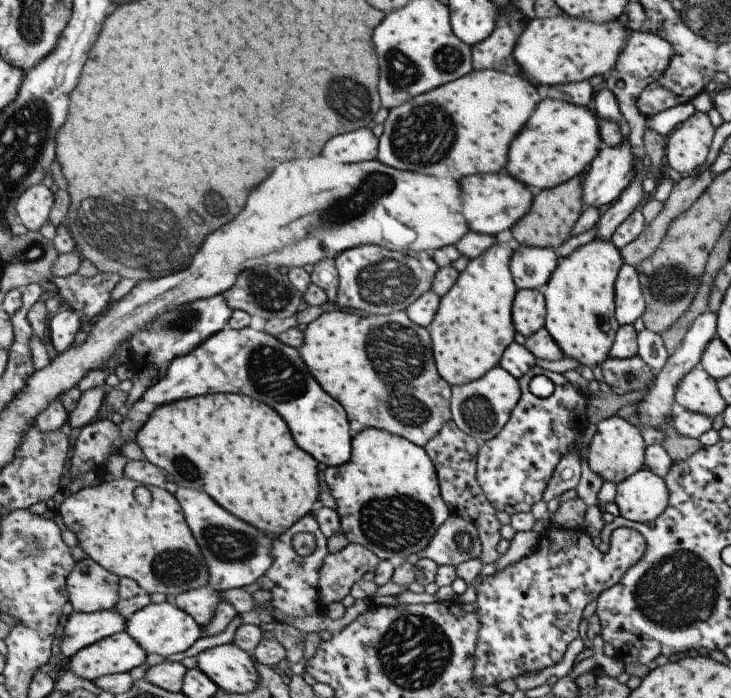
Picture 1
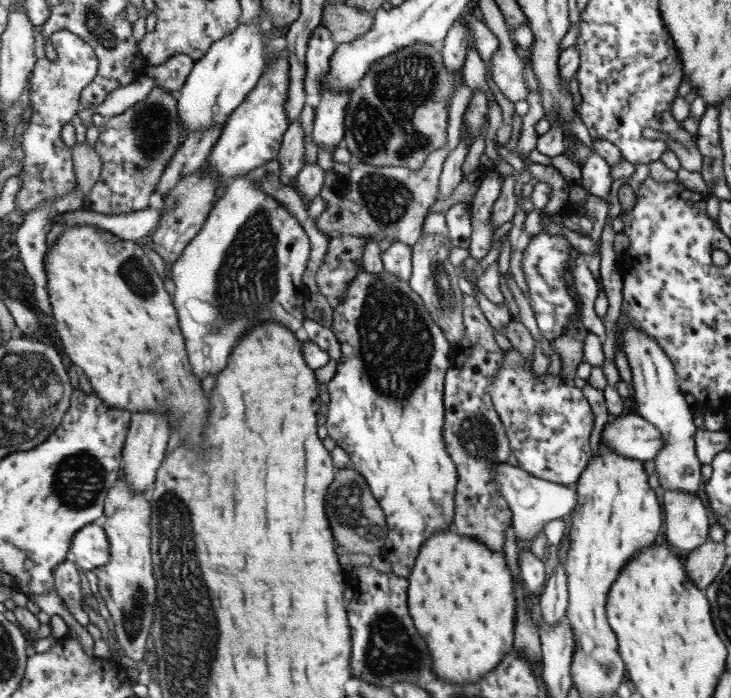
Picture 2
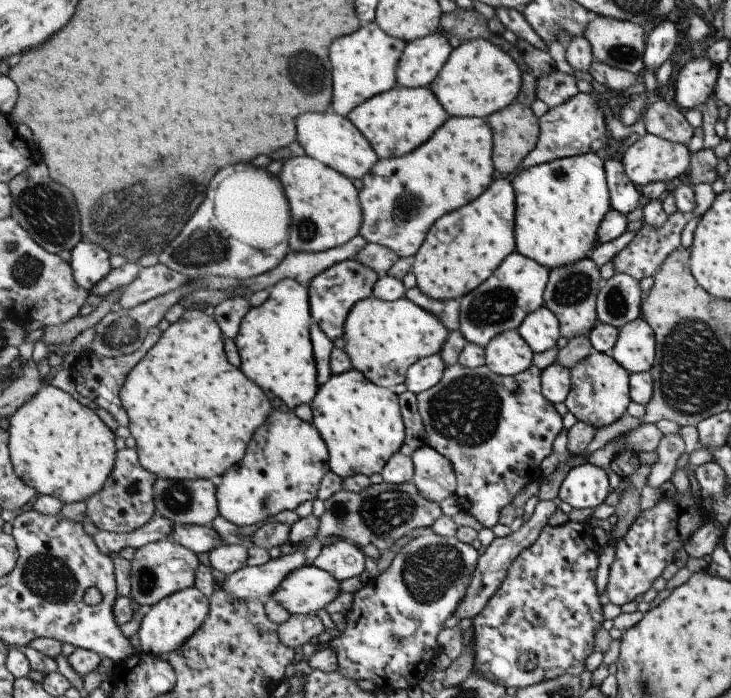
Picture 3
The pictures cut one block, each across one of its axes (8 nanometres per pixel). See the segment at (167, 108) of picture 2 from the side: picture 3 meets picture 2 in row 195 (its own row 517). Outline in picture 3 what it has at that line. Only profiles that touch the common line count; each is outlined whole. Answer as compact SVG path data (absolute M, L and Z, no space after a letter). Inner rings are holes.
M125 447L119 450L117 458L115 470L109 476L106 487L86 502L86 514L101 531L129 534L146 526L147 522L153 518L157 510L155 484L158 479L155 473L143 468L136 447Z

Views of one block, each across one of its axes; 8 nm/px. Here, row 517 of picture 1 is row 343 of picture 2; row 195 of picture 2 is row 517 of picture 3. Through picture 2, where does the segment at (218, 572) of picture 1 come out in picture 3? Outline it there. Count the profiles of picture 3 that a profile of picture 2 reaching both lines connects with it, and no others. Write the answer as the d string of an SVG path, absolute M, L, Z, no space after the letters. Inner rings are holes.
M273 410L267 422L255 432L245 458L218 479L219 514L240 527L267 523L281 512L297 510L307 500L317 499L322 480L329 471L330 448L314 423L301 420L295 412Z

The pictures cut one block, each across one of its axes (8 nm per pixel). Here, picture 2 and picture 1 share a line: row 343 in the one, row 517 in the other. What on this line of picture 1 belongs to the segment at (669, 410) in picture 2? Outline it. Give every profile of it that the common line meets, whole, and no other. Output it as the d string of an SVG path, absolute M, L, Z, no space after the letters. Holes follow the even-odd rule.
M640 469L617 484L615 504L619 515L627 520L651 524L669 502L665 481L647 470Z

